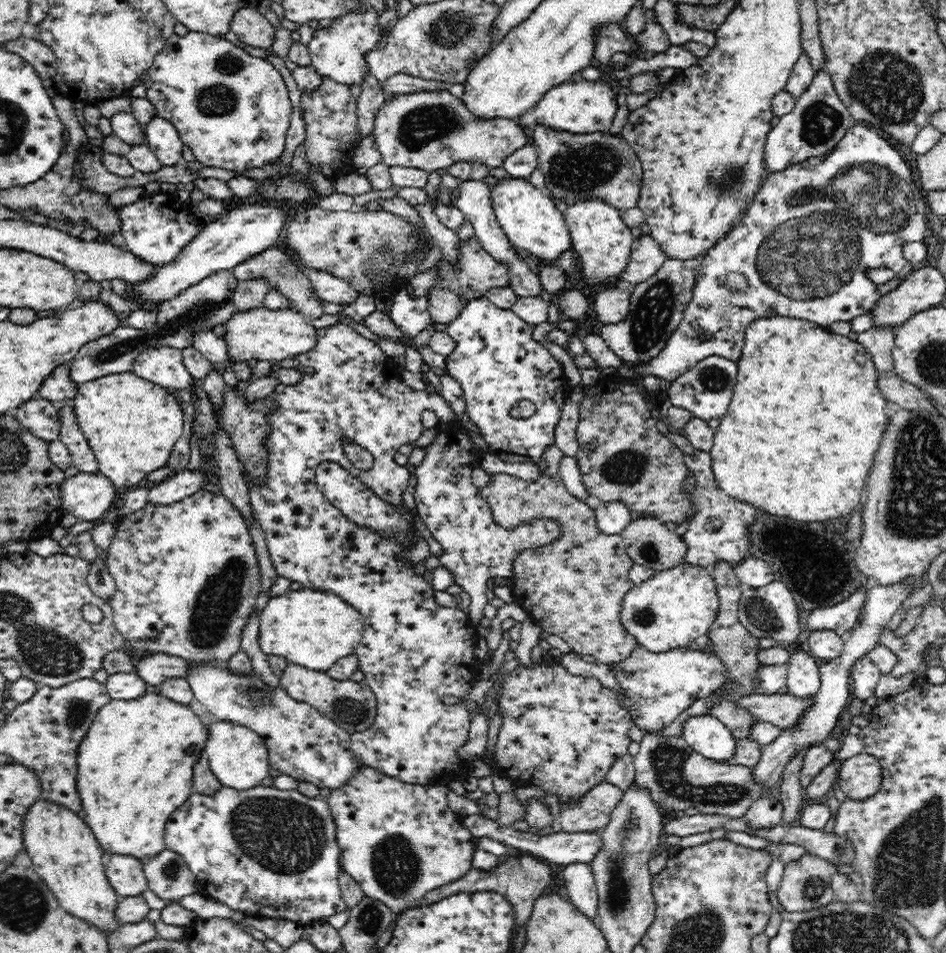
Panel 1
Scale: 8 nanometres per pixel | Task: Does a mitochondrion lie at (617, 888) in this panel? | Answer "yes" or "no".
yes

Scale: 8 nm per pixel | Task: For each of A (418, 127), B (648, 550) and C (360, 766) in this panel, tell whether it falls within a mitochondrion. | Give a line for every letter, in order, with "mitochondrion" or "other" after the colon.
A: mitochondrion
B: mitochondrion
C: other

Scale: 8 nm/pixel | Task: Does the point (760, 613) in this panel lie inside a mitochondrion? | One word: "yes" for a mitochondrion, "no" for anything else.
yes

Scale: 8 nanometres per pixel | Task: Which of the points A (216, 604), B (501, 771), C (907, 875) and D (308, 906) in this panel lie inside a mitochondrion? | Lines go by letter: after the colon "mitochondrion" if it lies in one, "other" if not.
A: mitochondrion
B: other
C: mitochondrion
D: other

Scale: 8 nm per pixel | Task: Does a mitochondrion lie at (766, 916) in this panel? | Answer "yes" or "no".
no

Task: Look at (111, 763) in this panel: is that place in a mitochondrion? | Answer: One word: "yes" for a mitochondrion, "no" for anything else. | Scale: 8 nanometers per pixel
no

